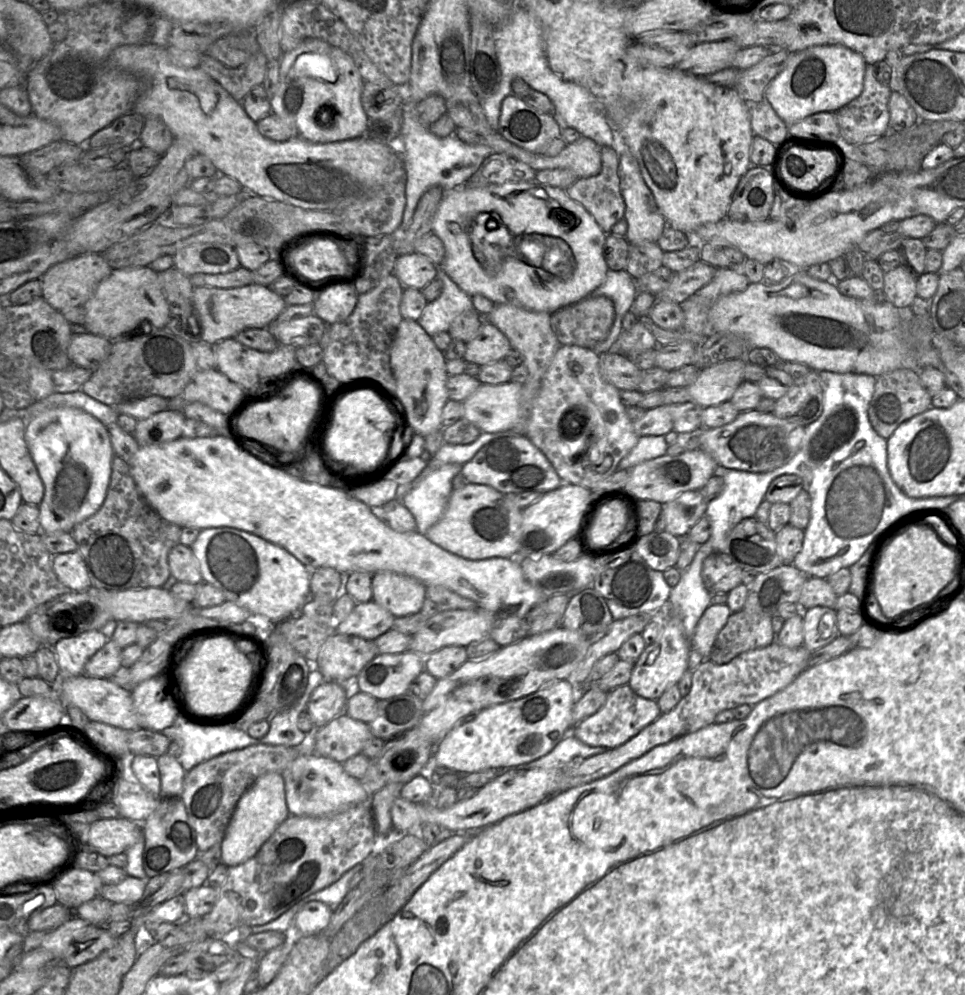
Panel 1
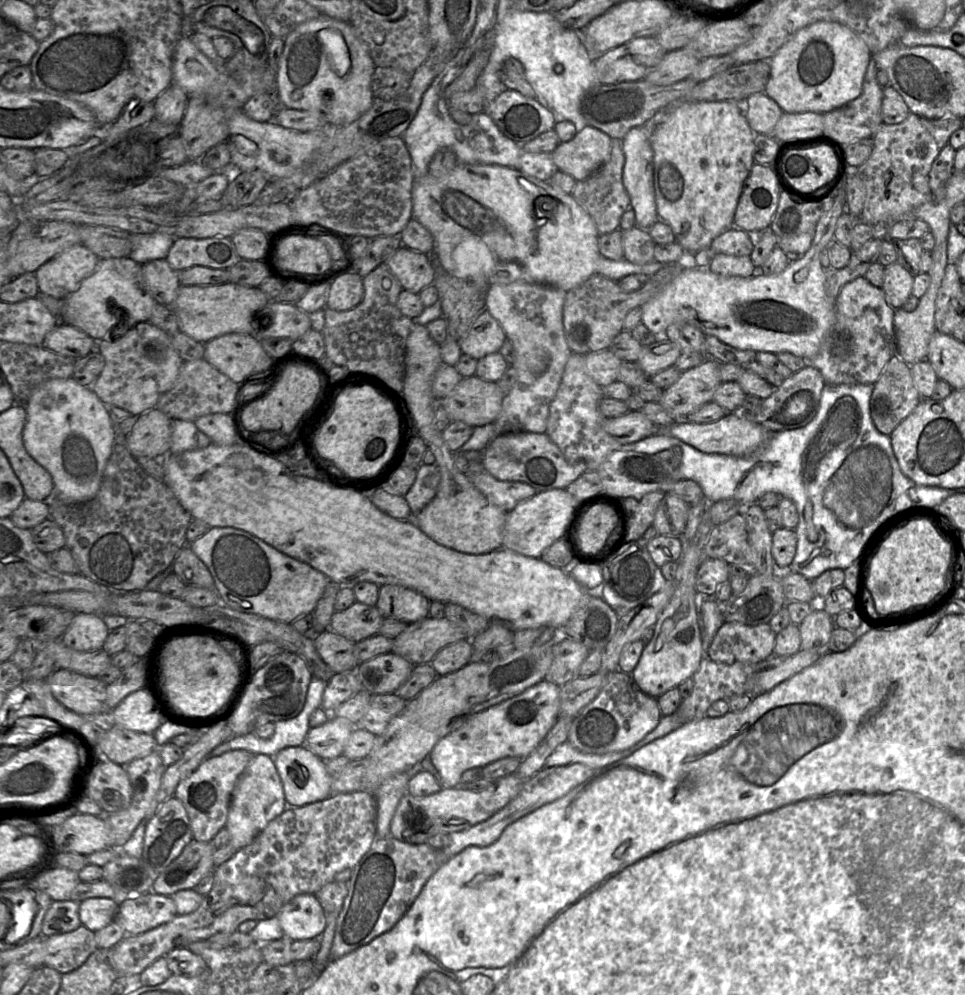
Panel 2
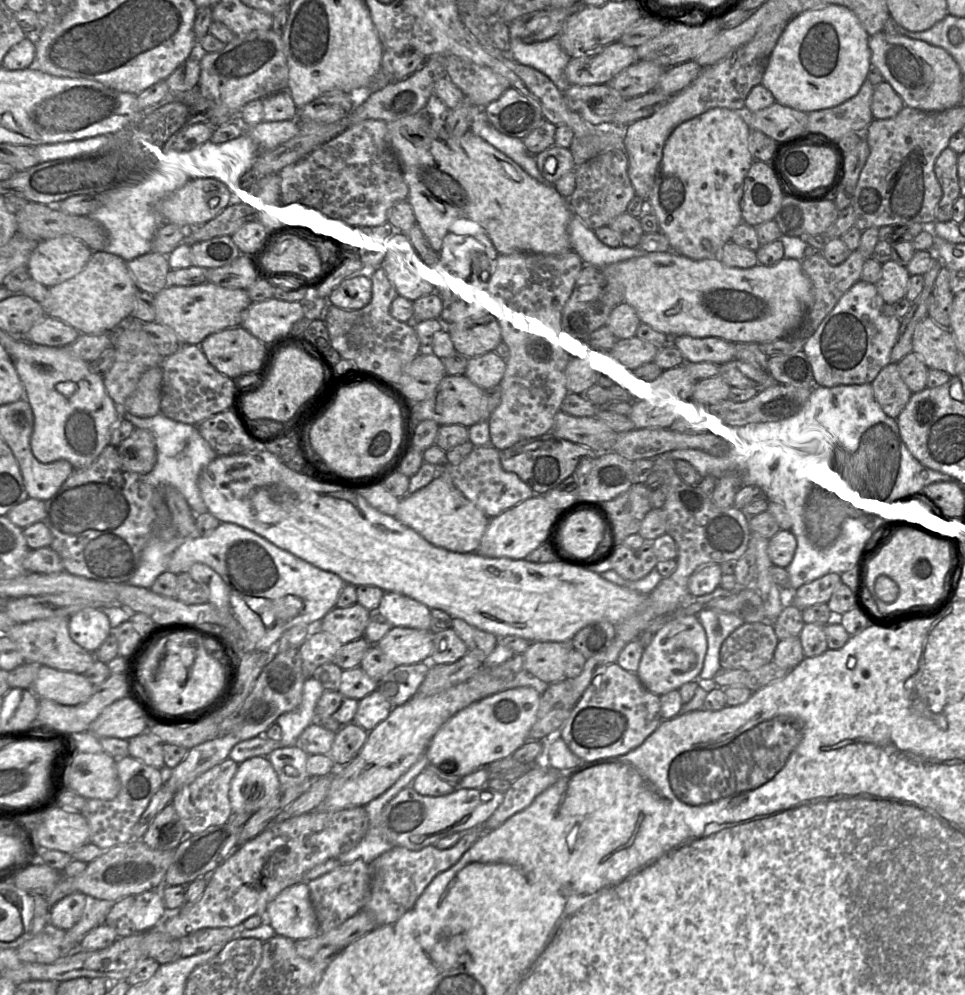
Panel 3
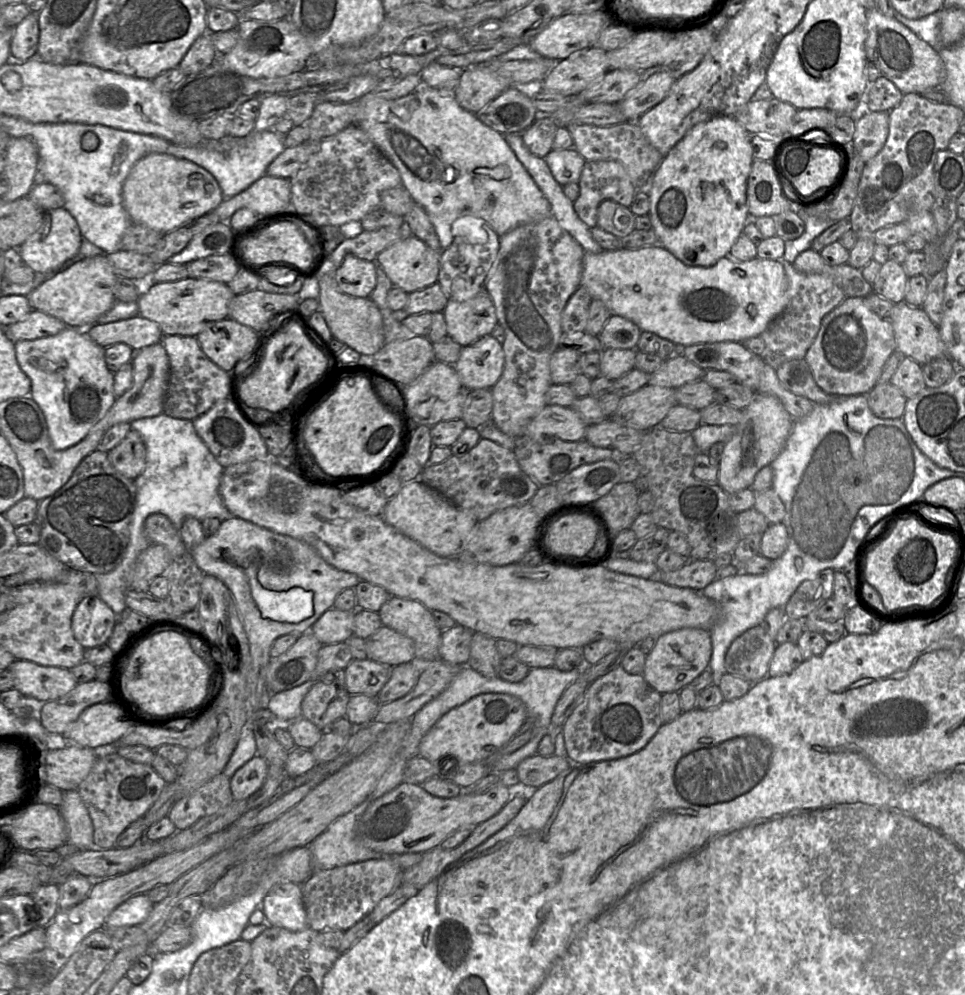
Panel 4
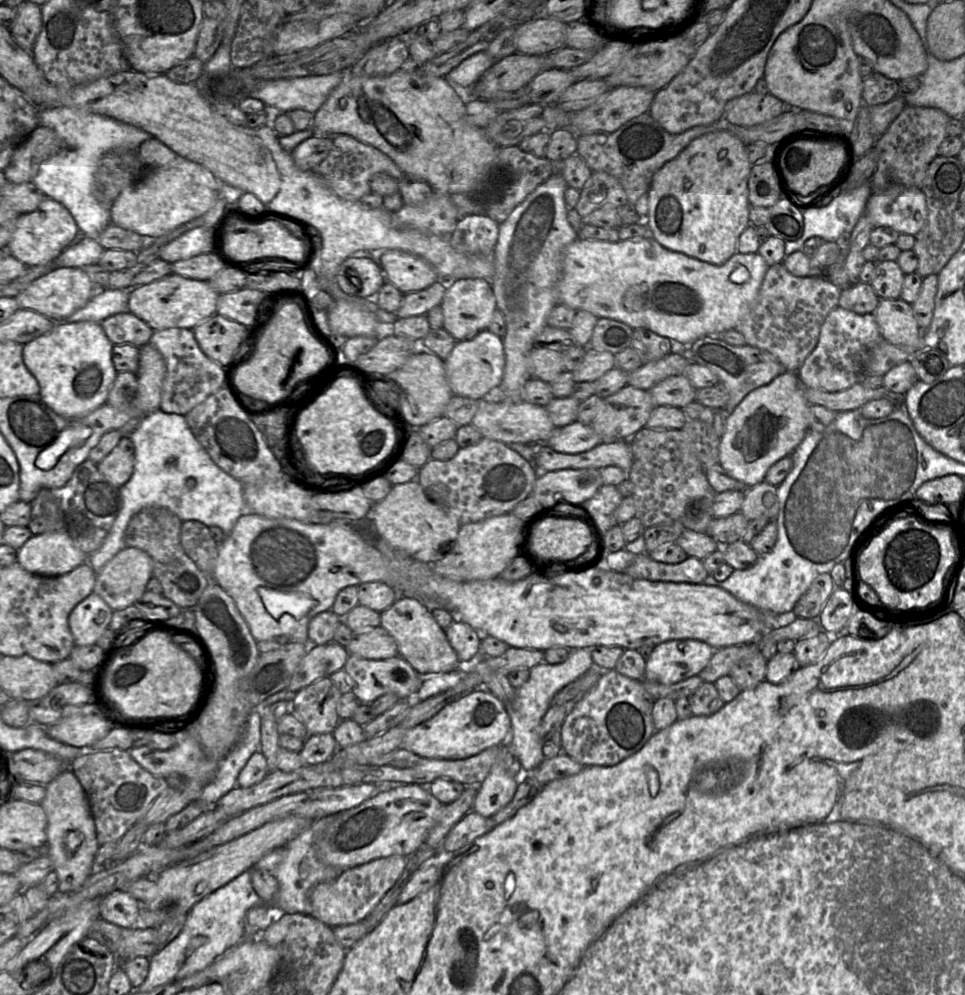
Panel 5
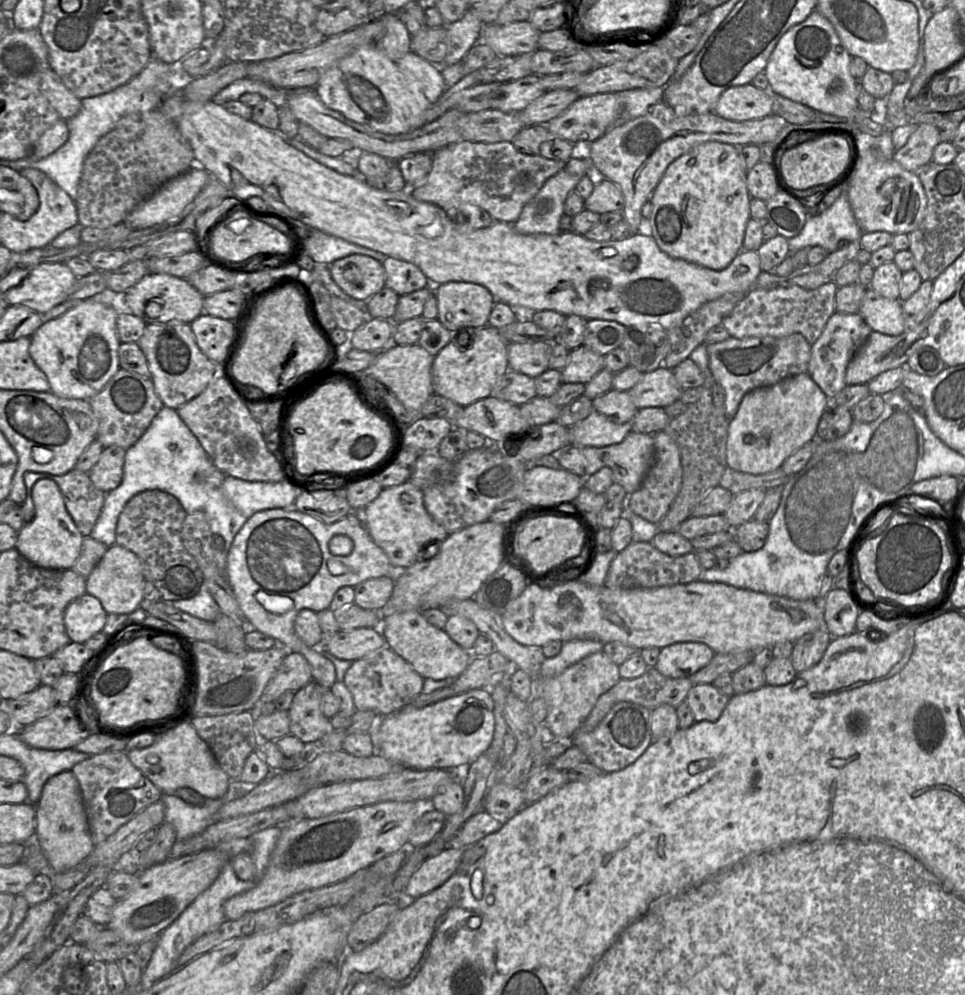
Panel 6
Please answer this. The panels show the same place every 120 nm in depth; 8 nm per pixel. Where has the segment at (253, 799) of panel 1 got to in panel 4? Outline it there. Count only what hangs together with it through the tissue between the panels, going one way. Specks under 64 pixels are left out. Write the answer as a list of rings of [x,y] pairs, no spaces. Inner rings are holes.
[[[255,755],[230,778],[230,789],[234,800],[247,800],[263,786],[269,764],[259,755]]]

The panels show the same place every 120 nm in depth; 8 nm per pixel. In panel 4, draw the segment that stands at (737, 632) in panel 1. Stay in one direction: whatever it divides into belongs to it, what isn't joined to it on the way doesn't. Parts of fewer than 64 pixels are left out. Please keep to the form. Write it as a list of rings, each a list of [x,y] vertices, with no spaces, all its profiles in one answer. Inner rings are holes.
[[[762,623],[749,628],[730,644],[725,655],[726,671],[755,683],[768,676],[776,646]]]

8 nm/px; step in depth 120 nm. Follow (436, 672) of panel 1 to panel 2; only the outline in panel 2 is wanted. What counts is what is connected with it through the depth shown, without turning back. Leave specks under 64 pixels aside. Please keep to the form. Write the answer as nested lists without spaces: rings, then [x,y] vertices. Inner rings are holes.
[[[471,639],[451,643],[436,653],[430,662],[438,676],[454,672],[470,662],[472,655]]]

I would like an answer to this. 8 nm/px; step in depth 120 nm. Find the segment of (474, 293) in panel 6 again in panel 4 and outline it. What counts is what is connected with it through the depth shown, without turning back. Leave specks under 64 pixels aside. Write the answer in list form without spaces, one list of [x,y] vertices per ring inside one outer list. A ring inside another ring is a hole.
[[[485,288],[464,302],[448,300],[443,315],[448,335],[461,347],[491,335],[498,324],[493,301]]]

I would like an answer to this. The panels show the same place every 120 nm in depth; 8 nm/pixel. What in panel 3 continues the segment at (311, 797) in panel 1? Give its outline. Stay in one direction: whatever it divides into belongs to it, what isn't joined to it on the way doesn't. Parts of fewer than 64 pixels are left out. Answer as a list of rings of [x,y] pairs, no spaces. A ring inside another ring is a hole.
[[[297,746],[279,748],[268,755],[282,788],[300,784],[309,777],[306,769],[308,756]]]

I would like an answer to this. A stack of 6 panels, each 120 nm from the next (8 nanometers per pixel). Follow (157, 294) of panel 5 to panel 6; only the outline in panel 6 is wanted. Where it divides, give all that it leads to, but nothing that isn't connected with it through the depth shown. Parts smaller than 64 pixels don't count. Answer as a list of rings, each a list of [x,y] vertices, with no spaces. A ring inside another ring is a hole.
[[[149,273],[125,292],[126,310],[145,324],[181,321],[192,323],[203,311],[204,296],[186,279],[168,274]]]

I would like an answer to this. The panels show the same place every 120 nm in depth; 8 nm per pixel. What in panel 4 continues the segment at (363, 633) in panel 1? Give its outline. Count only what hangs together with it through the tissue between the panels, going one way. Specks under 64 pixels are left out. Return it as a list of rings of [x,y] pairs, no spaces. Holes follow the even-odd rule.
[[[334,607],[324,612],[312,625],[311,632],[323,645],[344,642],[354,634],[355,611]]]

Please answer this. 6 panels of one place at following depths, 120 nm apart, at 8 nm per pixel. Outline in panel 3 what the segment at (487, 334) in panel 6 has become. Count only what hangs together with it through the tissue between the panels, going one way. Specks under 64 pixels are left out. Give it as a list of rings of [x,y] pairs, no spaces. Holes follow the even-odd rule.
[[[495,350],[469,358],[465,375],[478,387],[488,390],[500,384],[506,361]]]

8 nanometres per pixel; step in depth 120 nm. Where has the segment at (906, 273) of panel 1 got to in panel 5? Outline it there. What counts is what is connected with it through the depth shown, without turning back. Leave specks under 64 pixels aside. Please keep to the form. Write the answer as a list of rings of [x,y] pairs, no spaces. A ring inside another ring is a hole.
[[[897,261],[877,262],[871,286],[880,299],[896,300],[901,297],[905,274]]]

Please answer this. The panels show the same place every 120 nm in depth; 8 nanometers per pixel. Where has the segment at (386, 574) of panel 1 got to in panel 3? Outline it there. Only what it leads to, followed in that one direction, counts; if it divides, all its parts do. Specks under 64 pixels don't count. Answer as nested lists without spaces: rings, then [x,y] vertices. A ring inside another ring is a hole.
[[[384,591],[377,613],[393,627],[433,630],[430,608],[397,592]]]

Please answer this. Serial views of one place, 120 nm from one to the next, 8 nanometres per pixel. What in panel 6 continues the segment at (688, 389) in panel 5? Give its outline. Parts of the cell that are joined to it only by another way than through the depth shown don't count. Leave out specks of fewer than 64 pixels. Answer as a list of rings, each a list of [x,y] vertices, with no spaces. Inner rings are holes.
[[[661,366],[654,371],[643,373],[641,380],[628,393],[640,410],[648,407],[665,408],[679,400],[682,391],[673,370]]]

